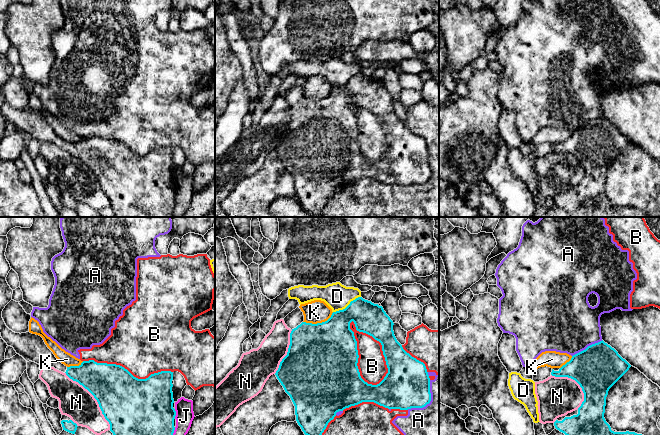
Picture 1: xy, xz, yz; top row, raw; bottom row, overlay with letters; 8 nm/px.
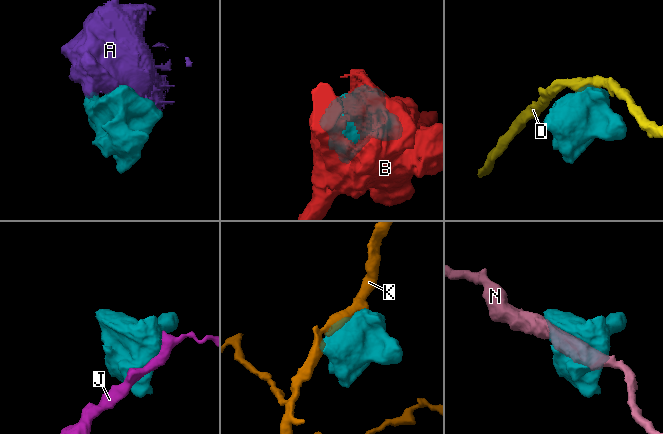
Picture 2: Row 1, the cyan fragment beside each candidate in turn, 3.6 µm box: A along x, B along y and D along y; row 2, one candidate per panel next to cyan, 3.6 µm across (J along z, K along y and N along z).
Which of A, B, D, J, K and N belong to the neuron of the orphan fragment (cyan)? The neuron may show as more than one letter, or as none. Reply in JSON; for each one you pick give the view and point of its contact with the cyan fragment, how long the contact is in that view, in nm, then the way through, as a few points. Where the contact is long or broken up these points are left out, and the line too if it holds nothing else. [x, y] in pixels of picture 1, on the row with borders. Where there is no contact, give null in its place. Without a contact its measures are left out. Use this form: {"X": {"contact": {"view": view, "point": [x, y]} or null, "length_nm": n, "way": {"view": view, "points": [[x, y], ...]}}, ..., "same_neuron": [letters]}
{"same_neuron": []}

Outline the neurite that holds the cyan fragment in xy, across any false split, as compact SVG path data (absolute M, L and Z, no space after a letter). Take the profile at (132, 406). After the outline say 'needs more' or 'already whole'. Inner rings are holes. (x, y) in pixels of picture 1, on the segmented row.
M0 236L0 333L7 345L13 347L27 362L54 367L87 389L97 400L113 435L173 435L176 416L173 408L173 372L161 371L151 374L146 379L138 379L120 365L97 363L94 360L83 361L79 366L67 367L55 357L41 336L30 332L15 333L6 326L2 311L12 300L13 294L6 281L11 270L5 256L7 244L7 236Z; needs more

